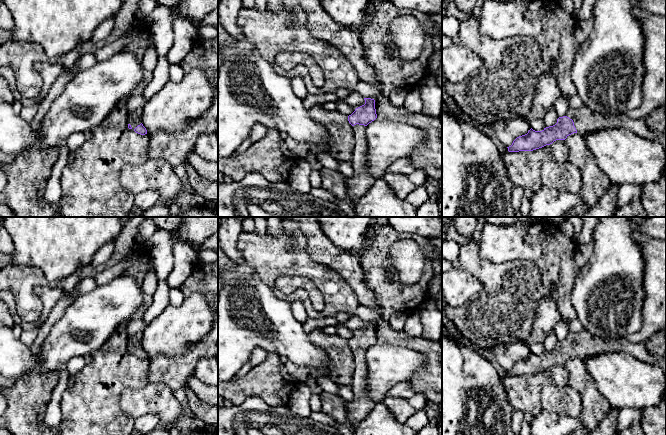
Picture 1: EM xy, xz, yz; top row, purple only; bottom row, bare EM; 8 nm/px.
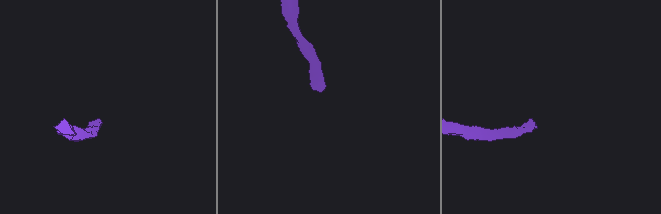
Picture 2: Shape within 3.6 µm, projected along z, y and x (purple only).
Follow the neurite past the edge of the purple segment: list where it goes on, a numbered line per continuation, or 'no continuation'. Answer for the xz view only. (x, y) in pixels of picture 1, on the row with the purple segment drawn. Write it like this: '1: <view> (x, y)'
1: xz (358, 184)

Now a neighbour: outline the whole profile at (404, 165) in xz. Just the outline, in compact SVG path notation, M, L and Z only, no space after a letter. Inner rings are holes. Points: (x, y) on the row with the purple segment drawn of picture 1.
M403 157L391 164L385 173L401 173L409 174L416 170L415 164L412 162L411 157Z

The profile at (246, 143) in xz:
M249 136L246 137L243 142L240 144L238 149L232 154L232 157L238 156L241 152L245 151L248 147L252 145Z

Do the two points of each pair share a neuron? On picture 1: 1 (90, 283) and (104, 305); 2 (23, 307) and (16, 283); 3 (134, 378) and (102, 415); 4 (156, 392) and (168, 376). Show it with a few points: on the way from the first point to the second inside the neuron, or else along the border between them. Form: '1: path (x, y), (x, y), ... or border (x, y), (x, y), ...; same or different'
1: border (96, 285), (91, 290), (77, 297); different
2: path (23, 301), (22, 289); same
3: path (123, 381), (102, 404); same
4: border (149, 382), (162, 382), (173, 391); different

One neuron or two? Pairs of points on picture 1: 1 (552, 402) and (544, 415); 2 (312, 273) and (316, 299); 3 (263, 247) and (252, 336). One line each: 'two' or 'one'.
1: two
2: two
3: two

